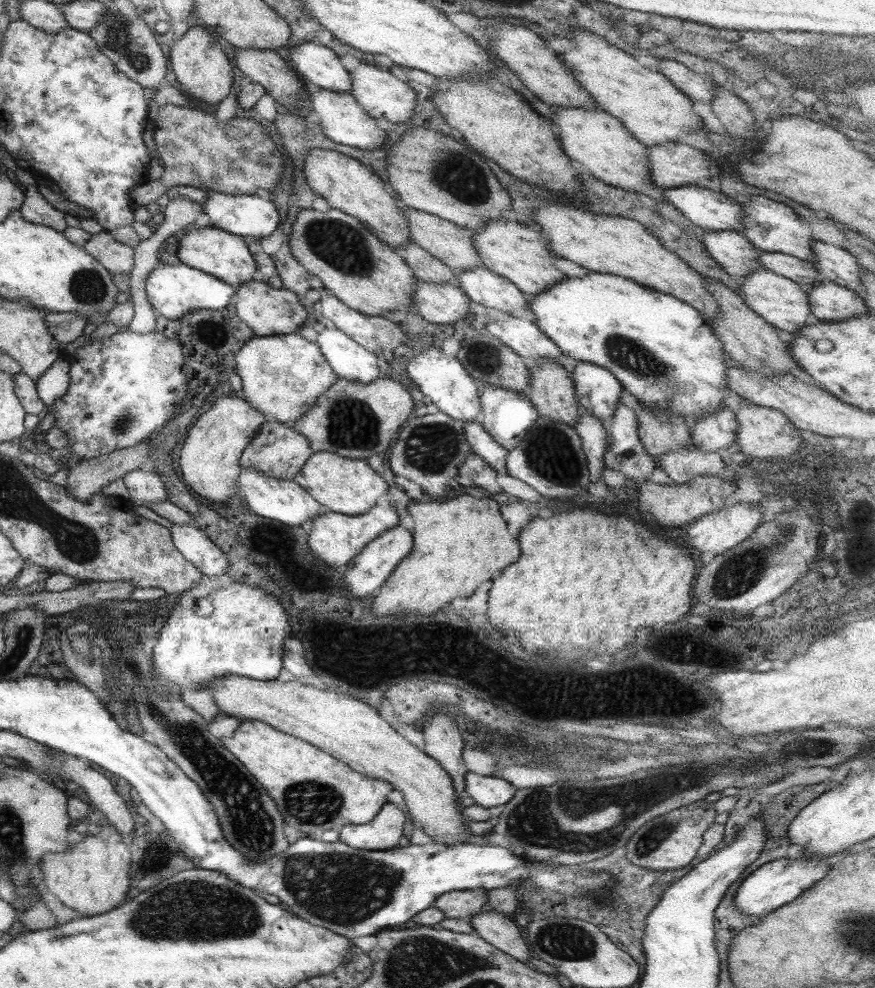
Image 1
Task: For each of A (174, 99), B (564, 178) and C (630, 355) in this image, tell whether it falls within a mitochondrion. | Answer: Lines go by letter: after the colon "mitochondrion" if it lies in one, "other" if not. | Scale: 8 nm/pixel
A: other
B: other
C: mitochondrion

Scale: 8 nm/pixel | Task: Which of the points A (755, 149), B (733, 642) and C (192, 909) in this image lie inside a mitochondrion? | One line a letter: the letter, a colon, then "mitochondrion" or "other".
A: other
B: other
C: mitochondrion

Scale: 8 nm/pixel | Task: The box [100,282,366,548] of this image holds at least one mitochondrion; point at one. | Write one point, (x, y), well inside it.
(123, 424)

